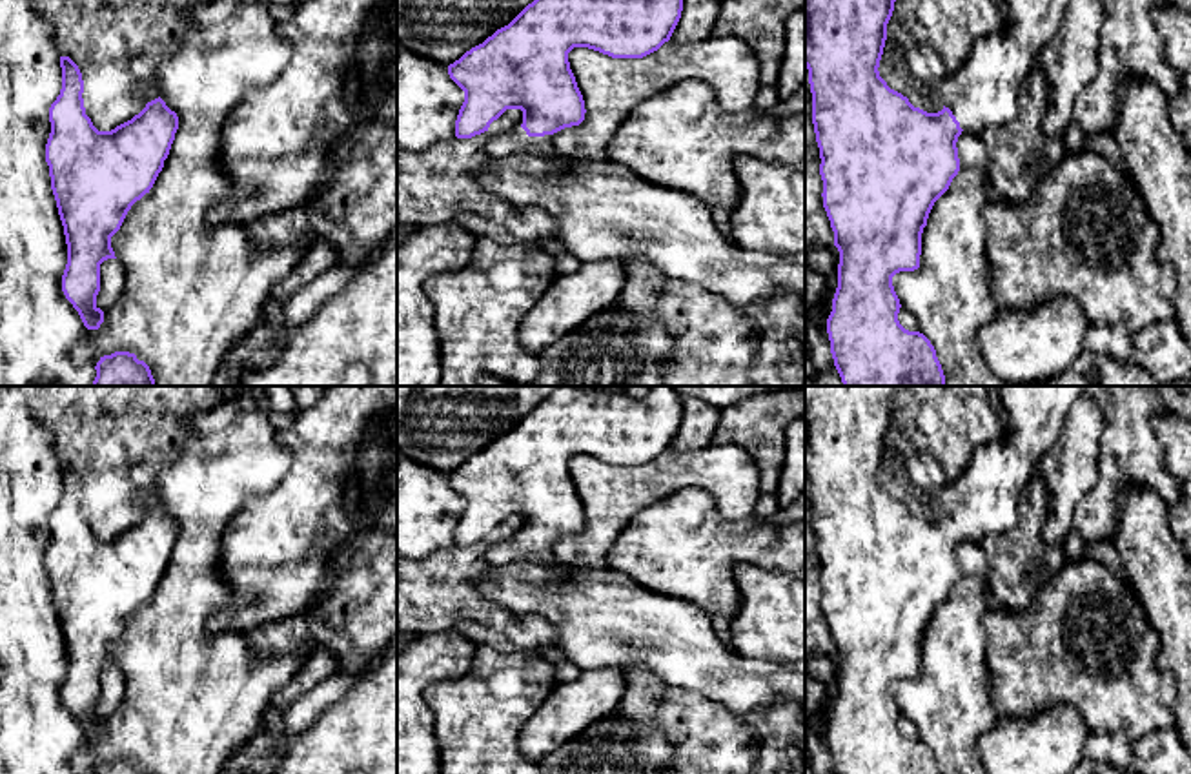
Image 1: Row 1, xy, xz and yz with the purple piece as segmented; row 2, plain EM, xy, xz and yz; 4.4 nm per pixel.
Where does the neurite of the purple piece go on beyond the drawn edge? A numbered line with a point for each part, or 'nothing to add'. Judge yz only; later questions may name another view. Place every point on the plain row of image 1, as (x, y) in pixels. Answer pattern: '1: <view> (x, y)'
1: yz (984, 499)

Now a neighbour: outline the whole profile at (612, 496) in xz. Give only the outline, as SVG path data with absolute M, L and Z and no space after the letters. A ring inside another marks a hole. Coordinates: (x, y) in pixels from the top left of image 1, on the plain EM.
M736 444L694 452L665 450L643 466L612 466L588 455L568 461L585 508L585 528L552 543L552 554L572 568L601 566L626 524L646 506L683 488L708 492L727 521L752 517L761 495L754 459Z

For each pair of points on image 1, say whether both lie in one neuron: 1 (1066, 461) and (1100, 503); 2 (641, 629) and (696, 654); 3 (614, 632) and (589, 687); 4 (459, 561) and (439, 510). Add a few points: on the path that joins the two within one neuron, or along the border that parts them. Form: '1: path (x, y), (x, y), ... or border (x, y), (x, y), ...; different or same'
1: border (1099, 448), (1099, 479), (1077, 505), (1071, 525); different
2: path (654, 631), (669, 636), (683, 651); same
3: border (620, 665), (603, 665), (583, 672); different
4: border (454, 543), (416, 561); different

